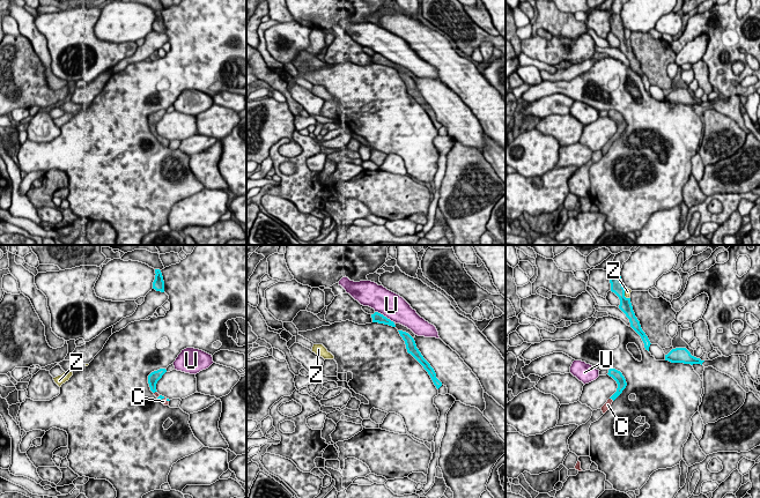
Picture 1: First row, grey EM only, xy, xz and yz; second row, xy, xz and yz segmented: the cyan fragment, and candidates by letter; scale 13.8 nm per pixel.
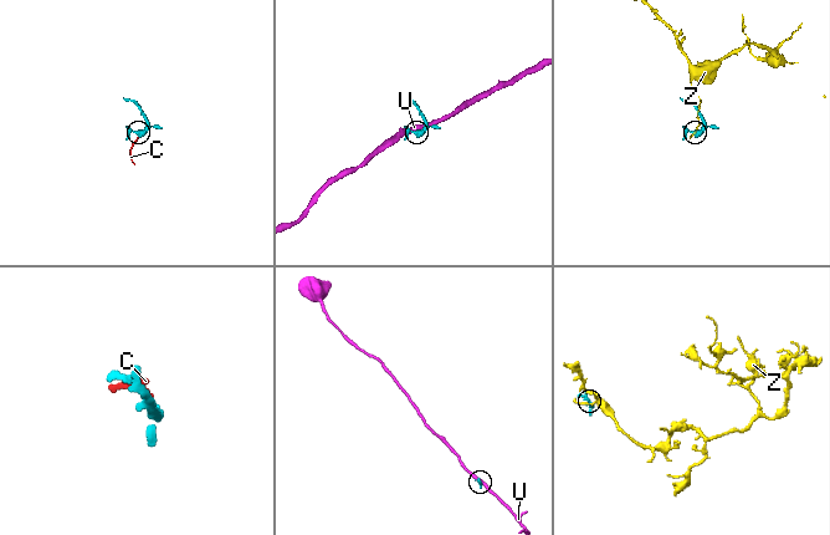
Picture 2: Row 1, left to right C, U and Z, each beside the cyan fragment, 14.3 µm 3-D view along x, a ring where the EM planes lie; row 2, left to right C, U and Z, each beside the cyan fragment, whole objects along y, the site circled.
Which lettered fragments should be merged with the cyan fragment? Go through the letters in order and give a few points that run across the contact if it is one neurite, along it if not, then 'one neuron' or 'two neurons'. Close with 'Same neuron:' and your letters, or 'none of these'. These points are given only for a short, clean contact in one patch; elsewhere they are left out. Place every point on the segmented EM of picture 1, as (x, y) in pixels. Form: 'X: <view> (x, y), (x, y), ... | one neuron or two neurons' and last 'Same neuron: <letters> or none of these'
C: yz (621, 384), (619, 392), (612, 399), (607, 404) | one neuron
U: two neurons
Z: two neurons
Same neuron: C

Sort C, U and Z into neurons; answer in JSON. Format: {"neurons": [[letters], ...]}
{"neurons": [["C"], ["U"], ["Z"]]}

